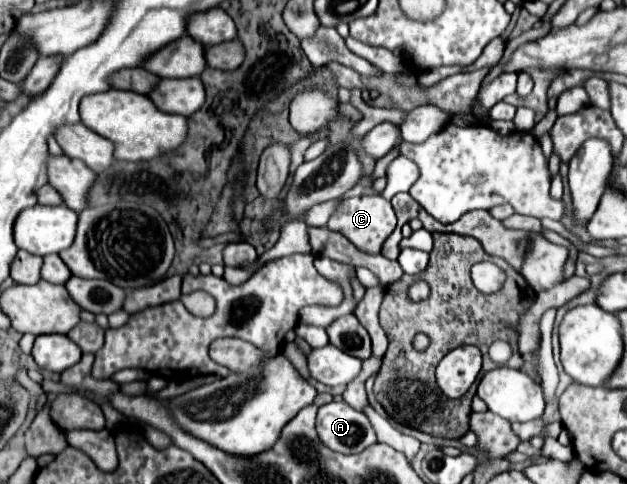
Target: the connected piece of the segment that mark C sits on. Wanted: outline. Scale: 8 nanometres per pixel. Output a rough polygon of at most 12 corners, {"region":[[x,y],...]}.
{"region":[[379,194],[341,200],[327,228],[375,254],[397,224]]}

